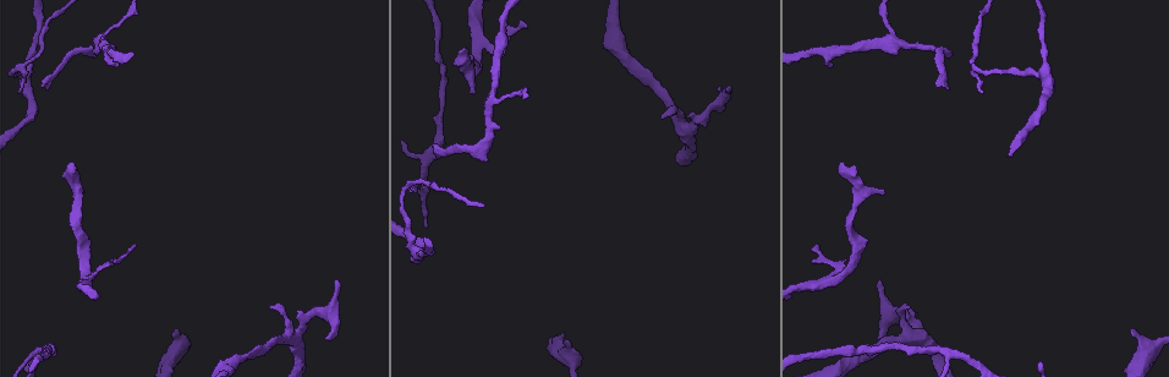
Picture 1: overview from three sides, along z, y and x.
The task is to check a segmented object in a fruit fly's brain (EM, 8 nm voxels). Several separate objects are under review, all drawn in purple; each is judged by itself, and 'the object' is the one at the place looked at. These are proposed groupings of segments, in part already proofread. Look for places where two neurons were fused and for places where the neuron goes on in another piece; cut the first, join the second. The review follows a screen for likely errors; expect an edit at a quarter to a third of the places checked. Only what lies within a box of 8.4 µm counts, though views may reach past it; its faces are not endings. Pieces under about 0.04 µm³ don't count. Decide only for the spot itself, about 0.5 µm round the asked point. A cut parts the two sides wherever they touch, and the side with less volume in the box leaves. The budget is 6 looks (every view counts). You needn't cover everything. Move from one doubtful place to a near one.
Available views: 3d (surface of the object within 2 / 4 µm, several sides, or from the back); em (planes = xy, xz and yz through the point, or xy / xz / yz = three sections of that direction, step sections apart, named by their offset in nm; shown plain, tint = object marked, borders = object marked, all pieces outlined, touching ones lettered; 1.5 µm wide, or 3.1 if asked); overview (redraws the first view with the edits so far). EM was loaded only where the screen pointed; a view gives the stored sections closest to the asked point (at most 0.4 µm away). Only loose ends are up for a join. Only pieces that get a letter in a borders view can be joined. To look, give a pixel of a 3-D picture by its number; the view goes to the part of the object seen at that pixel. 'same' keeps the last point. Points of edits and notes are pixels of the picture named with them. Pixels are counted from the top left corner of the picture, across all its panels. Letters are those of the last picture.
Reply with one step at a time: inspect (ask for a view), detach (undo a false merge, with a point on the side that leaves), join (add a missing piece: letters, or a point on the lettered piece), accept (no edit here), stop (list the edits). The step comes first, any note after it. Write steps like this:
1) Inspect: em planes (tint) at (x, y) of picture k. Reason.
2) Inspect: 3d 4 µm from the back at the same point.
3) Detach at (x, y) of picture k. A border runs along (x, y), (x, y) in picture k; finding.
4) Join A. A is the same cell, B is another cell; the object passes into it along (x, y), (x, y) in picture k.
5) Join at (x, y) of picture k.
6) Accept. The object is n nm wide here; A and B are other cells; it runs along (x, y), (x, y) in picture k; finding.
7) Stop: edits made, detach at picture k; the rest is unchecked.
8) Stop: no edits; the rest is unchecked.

Inspect: em planes (borders) at (920, 334) of picture 1. Three-way junction.

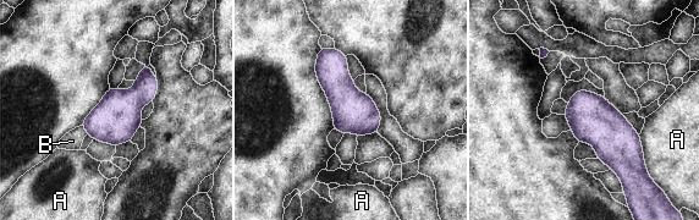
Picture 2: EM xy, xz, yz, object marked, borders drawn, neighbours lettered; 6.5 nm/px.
Accept. The object is 280 nm wide here; A and B are other cells; a border runs along (81, 126), (87, 133) in picture 2; one neuron here.

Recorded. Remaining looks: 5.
Inspect: em xz step 8 (borders) at (72, 164) of picture 1. Free end.

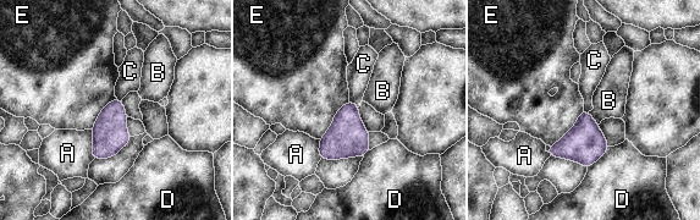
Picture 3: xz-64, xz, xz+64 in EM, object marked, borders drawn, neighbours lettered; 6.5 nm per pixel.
Inspect: em planes (borders) at the same point.

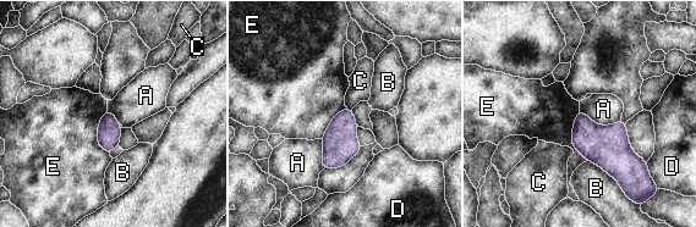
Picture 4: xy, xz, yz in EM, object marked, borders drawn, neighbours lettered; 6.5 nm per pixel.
Accept. A, B, C, D and E are other cells; a border runs along (580, 110), (599, 125), (620, 120) in picture 4; no lettered piece goes on from it.

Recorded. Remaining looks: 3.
Inspect: 3d 4 µm from the back at (438, 155) of picture 1. Tapers out.

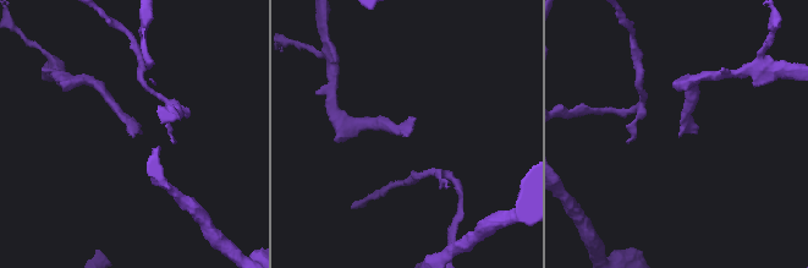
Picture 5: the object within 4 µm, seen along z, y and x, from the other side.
Inspect: em xy step 4 (borders) at (132, 135) of picture 5. Shape alone is not enough.

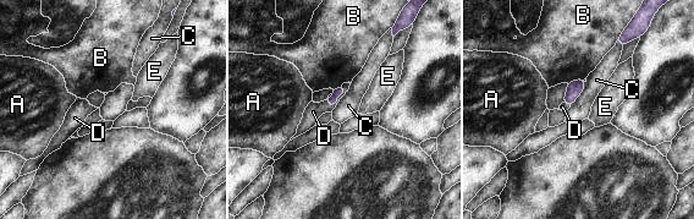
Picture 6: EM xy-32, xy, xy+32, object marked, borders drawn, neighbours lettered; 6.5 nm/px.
Join D. D is the same cell, A, B, C and E are other cells; the object passes into it along (341, 89), (340, 94), (313, 111) in picture 6; it goes on there.

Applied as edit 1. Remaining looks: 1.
Stop: edits made, join at picture 6; the rest is unchecked.

